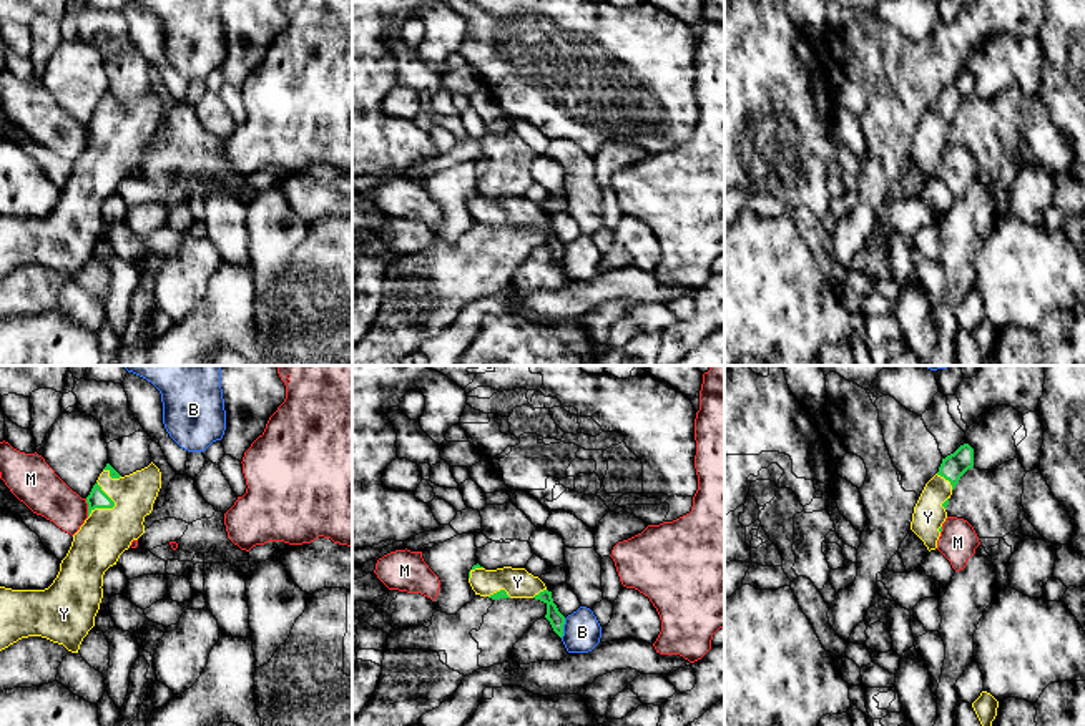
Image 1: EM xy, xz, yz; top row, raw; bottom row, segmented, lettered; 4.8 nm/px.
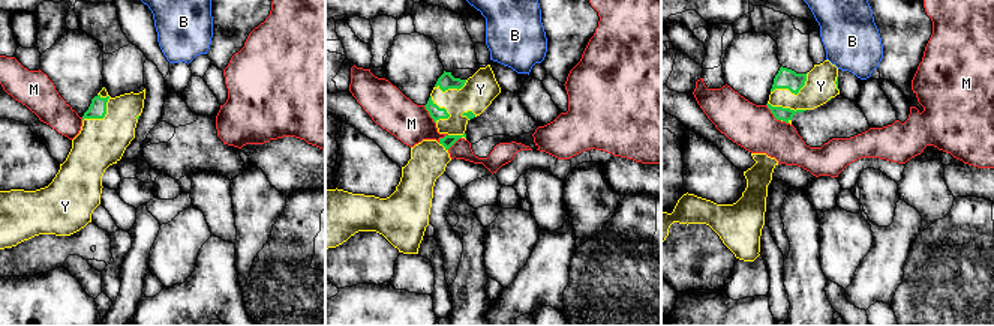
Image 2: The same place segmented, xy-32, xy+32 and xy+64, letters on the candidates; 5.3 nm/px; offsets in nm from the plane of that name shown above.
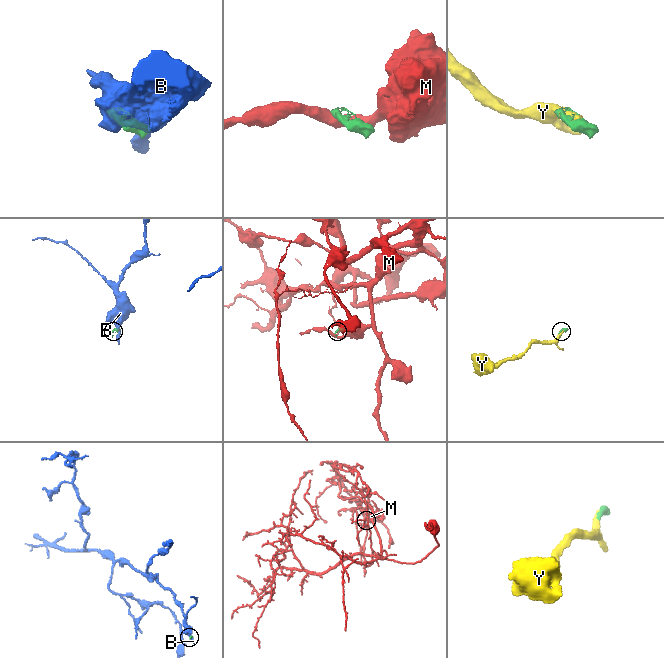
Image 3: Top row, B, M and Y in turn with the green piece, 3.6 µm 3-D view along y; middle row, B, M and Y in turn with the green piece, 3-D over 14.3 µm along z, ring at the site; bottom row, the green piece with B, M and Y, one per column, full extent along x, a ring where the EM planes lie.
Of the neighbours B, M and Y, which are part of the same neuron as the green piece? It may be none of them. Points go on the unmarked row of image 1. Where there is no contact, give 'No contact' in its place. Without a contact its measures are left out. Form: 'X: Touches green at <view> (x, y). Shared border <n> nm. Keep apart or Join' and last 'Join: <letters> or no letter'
B: Touches green at xz (562, 256). Shared border 100 nm. Keep apart
M: Touches green at xy (88, 135). Shared border 90 nm. Keep apart
Y: Touches green at xy (112, 135). Shared border 190 nm. Join
Join: Y

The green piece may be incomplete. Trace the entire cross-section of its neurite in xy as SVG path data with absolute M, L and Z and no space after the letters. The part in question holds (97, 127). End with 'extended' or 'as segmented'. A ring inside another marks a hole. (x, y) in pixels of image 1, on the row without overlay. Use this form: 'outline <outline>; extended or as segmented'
outline M153 90L125 105L106 91L86 125L88 146L73 163L71 174L61 188L53 211L45 218L0 214L0 279L22 266L42 264L78 281L83 266L95 254L95 244L103 226L103 203L116 193L131 169L145 161L143 150L151 141L160 116L161 100Z; extended

